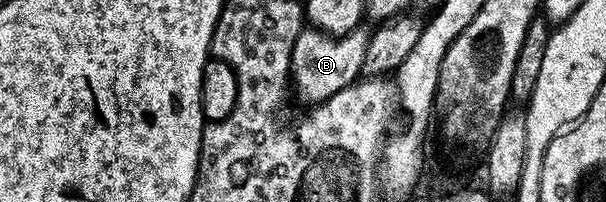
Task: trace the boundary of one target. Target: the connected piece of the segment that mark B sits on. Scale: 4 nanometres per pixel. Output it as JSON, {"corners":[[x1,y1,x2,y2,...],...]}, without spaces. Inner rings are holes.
{"corners":[[315,27,301,29,298,39,294,39,290,74,295,96,297,93,304,101,319,103,330,99,330,95,341,93,347,85,354,84,363,71,369,36,369,30,364,27,350,31,347,37,329,37]]}

